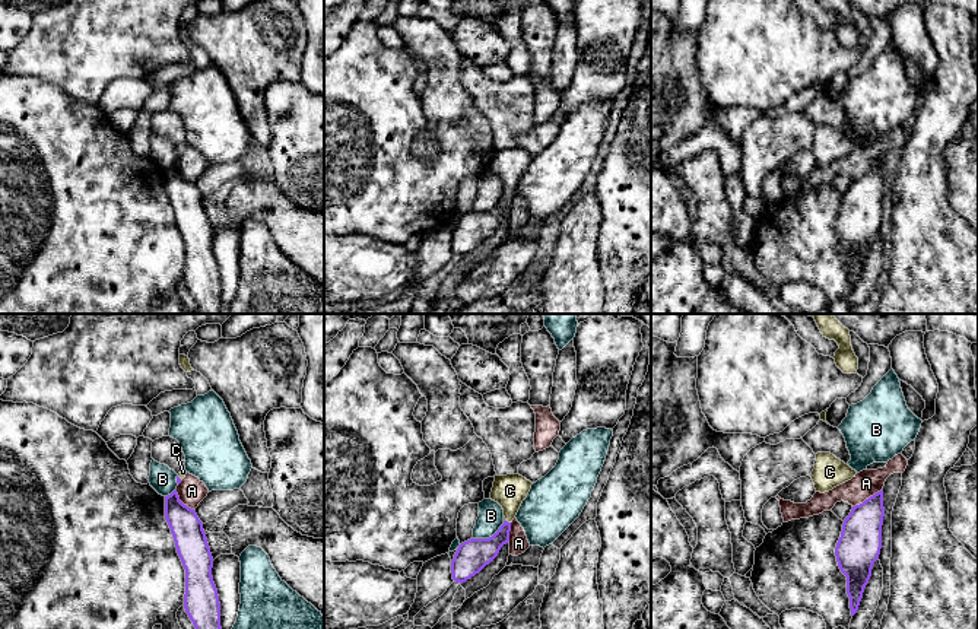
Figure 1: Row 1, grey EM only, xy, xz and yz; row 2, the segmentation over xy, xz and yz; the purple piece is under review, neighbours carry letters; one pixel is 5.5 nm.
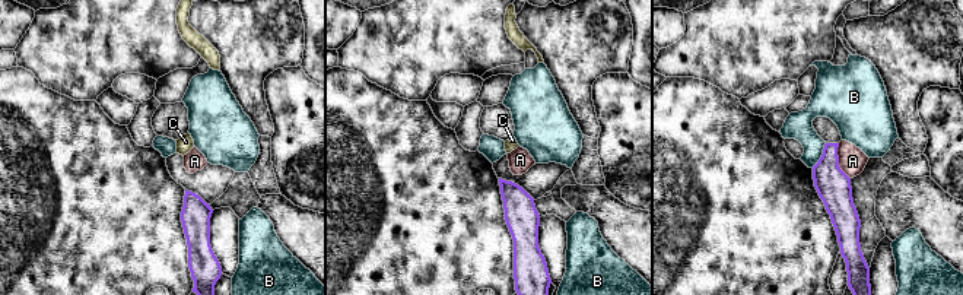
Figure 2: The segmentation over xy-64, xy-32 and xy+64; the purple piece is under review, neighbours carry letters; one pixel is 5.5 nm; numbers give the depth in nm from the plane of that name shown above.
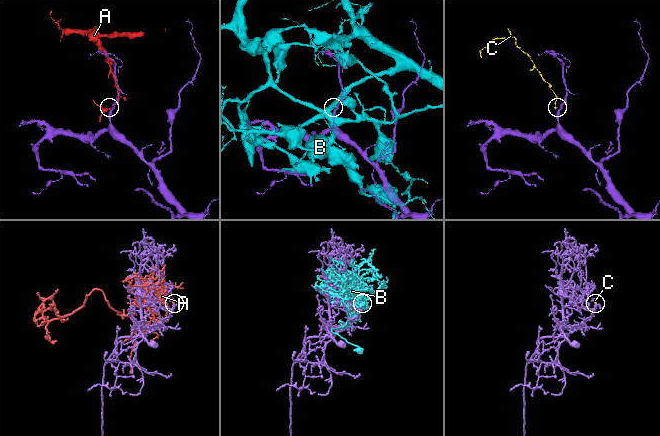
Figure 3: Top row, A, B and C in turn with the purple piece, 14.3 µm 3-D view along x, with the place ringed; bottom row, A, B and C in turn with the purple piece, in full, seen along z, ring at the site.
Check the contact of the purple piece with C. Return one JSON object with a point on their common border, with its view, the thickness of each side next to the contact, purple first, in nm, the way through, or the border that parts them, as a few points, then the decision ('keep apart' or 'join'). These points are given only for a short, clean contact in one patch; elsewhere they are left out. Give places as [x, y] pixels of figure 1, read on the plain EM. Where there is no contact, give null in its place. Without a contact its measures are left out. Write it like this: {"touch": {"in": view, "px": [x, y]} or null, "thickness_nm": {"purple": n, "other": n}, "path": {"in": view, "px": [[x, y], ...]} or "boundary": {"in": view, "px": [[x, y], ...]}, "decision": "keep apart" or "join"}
{"touch": {"in": "xz", "px": [507, 194]}, "thickness_nm": {"purple": 170, "other": 180}, "path": {"in": "xz", "px": [[475, 226], [485, 224], [507, 194], [510, 164]]}, "decision": "join"}

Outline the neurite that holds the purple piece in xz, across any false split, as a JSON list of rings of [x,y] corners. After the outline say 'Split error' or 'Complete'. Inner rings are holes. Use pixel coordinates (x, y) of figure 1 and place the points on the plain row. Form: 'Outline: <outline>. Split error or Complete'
Outline: [[[520,147],[495,149],[489,172],[502,180],[505,194],[492,210],[470,212],[458,219],[451,234],[451,247],[455,255],[463,257],[479,247],[509,215],[511,196],[527,171],[531,158],[530,153]]]. Split error

